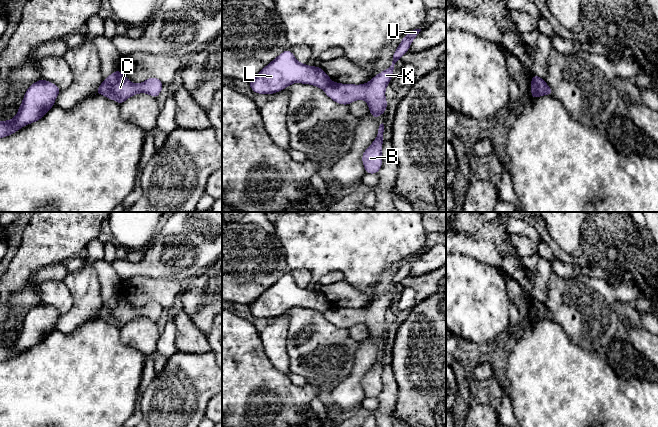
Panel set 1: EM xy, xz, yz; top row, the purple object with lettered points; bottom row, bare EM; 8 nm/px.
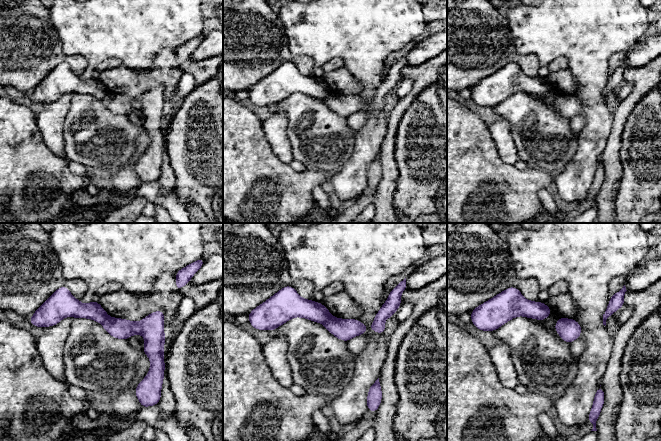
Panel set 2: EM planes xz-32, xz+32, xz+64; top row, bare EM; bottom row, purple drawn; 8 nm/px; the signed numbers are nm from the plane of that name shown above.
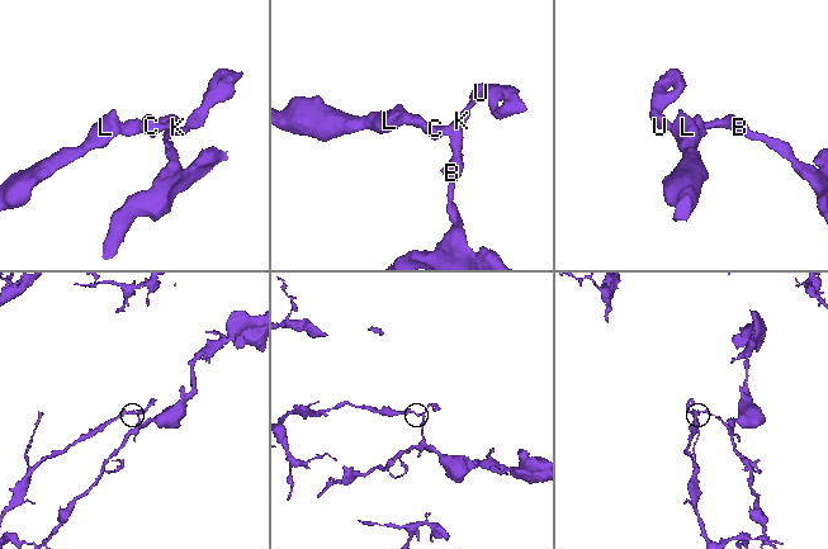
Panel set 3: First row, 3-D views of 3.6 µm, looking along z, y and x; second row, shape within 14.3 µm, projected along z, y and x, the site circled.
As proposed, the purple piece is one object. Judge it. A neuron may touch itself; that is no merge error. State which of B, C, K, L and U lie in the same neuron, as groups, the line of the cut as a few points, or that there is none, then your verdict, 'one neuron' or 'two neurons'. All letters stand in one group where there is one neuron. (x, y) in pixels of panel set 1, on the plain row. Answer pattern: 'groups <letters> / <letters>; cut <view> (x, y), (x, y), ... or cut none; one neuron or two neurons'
groups B C K U / L; cut xz (331, 305), (323, 313); two neurons

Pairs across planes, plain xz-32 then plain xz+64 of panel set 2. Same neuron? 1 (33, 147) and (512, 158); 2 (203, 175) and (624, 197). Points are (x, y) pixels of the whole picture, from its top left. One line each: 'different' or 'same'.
1: different
2: same

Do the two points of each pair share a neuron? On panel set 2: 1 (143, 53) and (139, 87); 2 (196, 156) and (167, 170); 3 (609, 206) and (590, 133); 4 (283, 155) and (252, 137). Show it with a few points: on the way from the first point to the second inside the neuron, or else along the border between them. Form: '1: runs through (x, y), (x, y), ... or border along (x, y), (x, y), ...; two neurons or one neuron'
1: border along (157, 53), (147, 69), (133, 70), (122, 65); two neurons
2: border along (166, 145), (166, 153), (175, 176), (174, 189); two neurons
3: border along (608, 138), (599, 160); two neurons
4: border along (262, 126), (273, 153), (288, 164); two neurons

